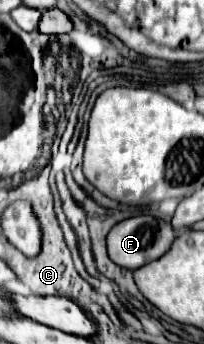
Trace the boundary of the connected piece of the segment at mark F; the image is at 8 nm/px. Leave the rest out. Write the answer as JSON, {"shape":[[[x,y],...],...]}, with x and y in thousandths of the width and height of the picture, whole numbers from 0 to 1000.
{"shape":[[[691,622],[662,634],[623,634],[544,663],[544,674],[525,680],[525,738],[574,773],[623,785],[672,785],[701,767],[730,767],[740,756],[799,744],[848,698],[858,698],[858,674],[828,645],[770,640],[740,622]]]}

